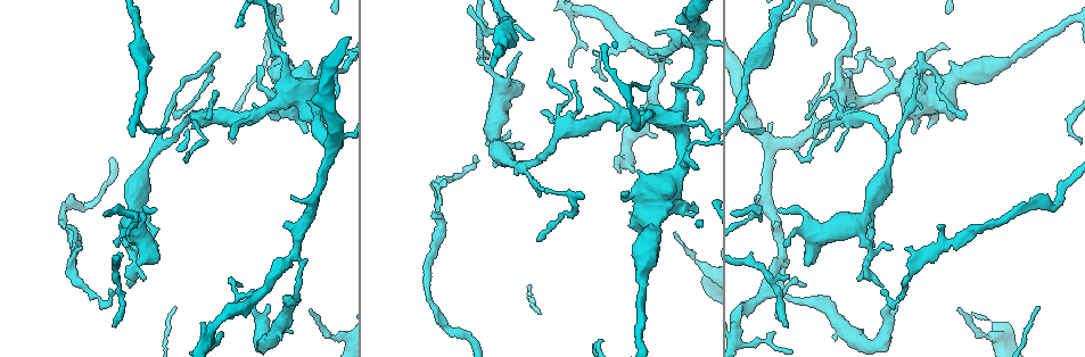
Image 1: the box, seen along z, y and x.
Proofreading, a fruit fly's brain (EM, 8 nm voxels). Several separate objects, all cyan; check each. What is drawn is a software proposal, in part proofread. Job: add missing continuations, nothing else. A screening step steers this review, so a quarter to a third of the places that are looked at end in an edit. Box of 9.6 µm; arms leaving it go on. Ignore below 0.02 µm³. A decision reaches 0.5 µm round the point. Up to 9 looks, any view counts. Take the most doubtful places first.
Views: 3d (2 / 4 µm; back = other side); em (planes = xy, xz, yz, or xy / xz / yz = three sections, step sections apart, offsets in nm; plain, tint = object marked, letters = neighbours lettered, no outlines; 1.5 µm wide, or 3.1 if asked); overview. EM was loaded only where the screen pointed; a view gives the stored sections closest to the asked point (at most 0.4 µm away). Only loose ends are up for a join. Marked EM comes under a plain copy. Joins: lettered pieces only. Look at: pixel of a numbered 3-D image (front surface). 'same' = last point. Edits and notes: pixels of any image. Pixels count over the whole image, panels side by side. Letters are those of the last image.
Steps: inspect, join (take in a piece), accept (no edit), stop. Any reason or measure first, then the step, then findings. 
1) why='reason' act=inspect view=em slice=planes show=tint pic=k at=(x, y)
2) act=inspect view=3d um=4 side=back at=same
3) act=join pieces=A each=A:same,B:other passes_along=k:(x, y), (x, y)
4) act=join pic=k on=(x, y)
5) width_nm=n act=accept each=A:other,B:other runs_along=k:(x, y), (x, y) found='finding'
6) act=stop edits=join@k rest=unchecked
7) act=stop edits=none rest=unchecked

why='branch stops here' act=inspect view=3d um=4 pic=1 at=(906, 250)

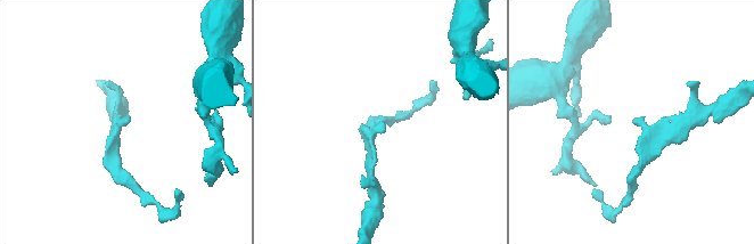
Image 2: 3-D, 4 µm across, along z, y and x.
act=inspect view=em slice=planes show=letters pic=2 at=(128, 122)

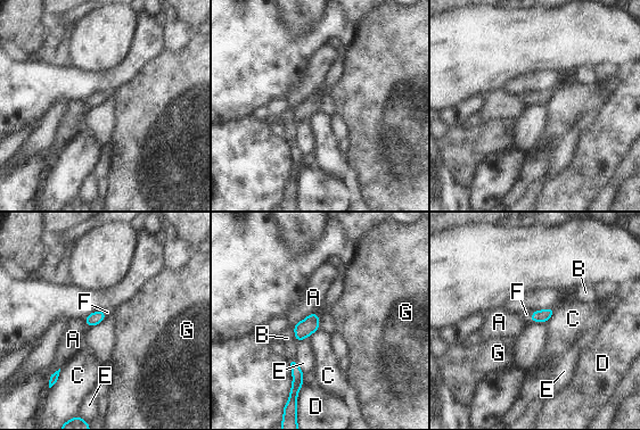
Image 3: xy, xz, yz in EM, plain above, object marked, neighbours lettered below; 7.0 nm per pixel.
act=join pieces=F each=A:other,B:other,C:other,D:other,E:other,F:same,G:other passes_along=3:(543, 315), (531, 316), (526, 314) found='it goes on there'

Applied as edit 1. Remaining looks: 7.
why='an open end' act=inspect view=em slice=xy step=4 show=letters pic=1 at=(758, 195)

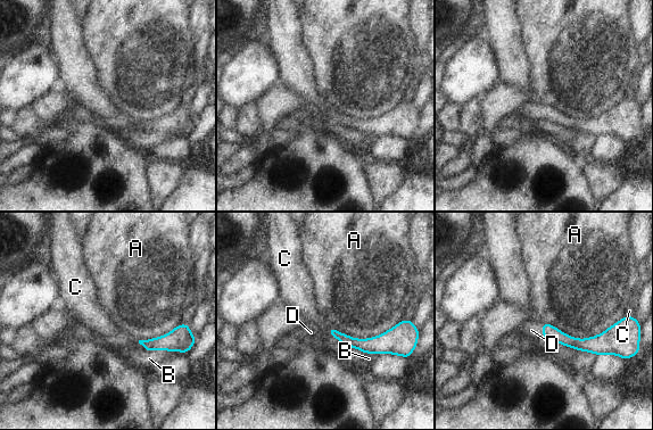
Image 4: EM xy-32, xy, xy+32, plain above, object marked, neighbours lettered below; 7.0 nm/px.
act=inspect view=em slice=planes show=letters at=same

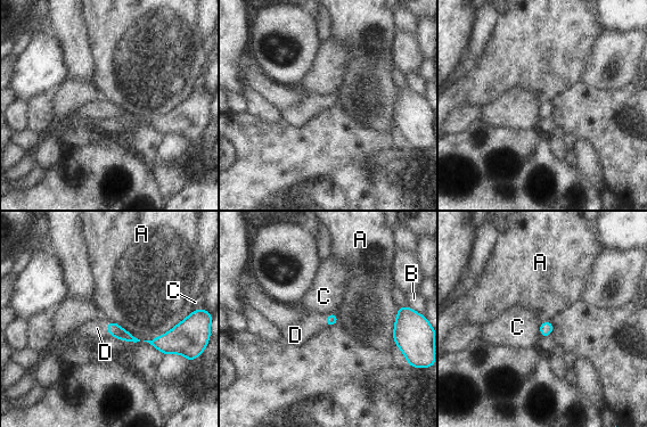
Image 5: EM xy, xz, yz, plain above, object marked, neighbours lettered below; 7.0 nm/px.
act=join pieces=D each=A:other,B:other,C:other,D:same passes_along=5:(115, 330), (107, 328), (97, 328) found='the cell continues'

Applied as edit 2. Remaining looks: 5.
act=inspect view=overview

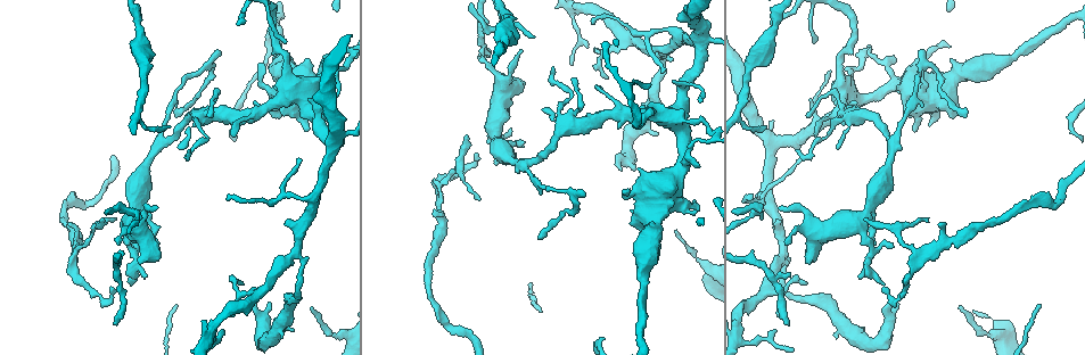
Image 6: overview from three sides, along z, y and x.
why='free end' act=inspect view=3d um=2 pic=6 at=(894, 60)

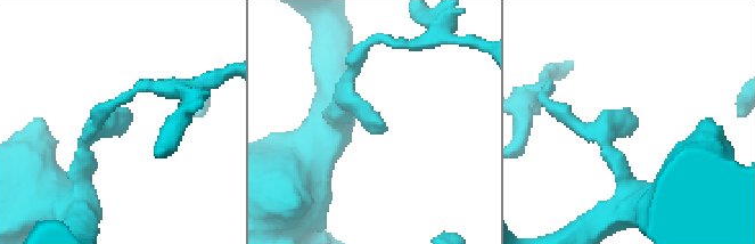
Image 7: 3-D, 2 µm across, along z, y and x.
act=inspect view=em slice=xz step=8 show=letters pic=7 at=(634, 120)

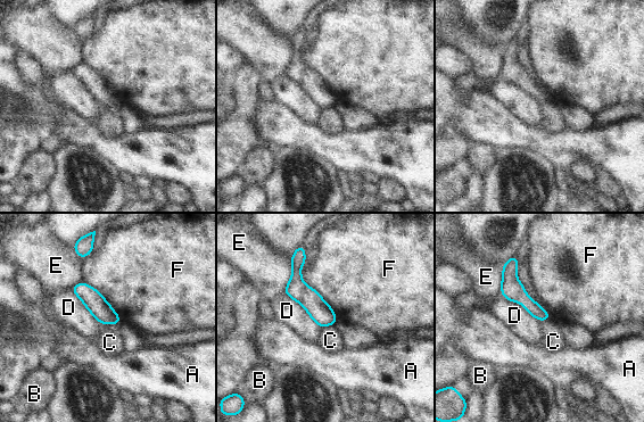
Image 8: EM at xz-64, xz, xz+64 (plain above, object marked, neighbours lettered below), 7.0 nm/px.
act=accept each=A:other,B:other,C:other,D:other,E:other,F:other found='none of them fits'

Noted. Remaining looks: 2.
act=stop edits=join@3,join@5 rest=unchecked

